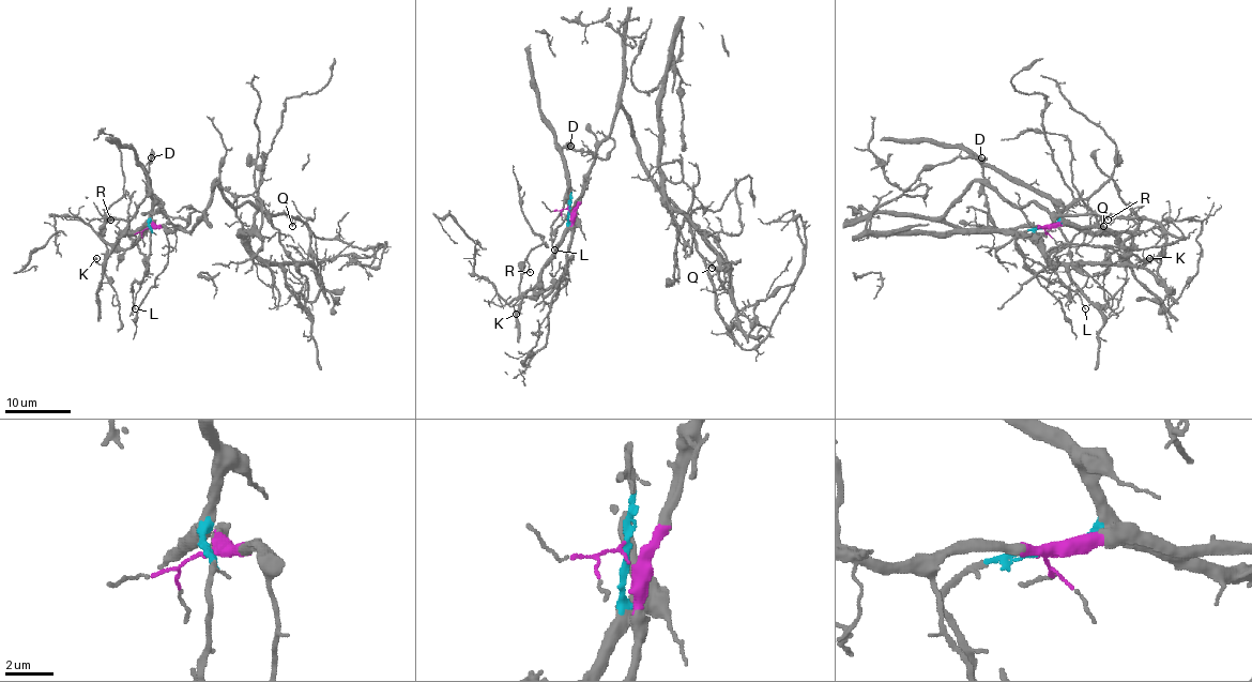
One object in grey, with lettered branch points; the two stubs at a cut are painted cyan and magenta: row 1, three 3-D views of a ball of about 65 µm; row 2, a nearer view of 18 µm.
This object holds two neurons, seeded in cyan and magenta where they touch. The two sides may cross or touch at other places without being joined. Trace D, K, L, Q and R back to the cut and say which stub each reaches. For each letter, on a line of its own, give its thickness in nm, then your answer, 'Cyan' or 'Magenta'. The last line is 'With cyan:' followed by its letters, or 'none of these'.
D: Thickness 120 nm. Cyan
K: Thickness 200 nm. Cyan
L: Thickness 110 nm. Cyan
Q: Thickness 120 nm. Magenta
R: Thickness 140 nm. Magenta
With cyan: D, K, L

